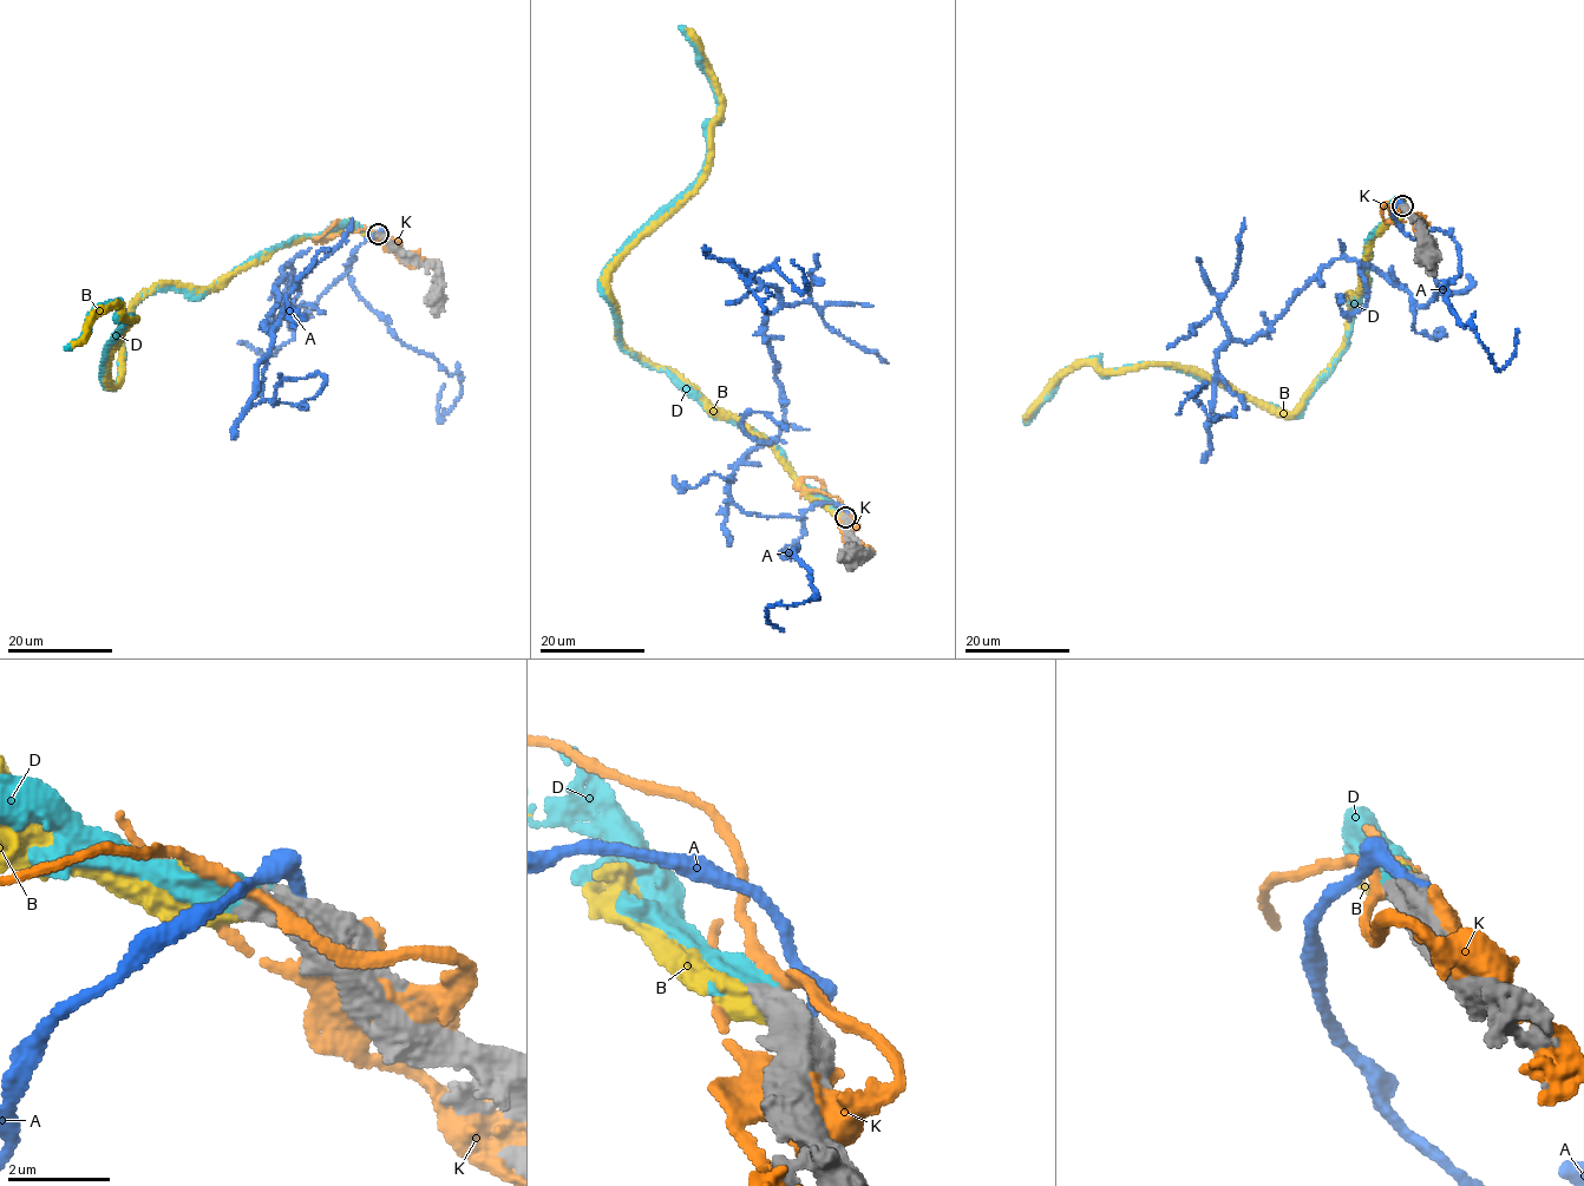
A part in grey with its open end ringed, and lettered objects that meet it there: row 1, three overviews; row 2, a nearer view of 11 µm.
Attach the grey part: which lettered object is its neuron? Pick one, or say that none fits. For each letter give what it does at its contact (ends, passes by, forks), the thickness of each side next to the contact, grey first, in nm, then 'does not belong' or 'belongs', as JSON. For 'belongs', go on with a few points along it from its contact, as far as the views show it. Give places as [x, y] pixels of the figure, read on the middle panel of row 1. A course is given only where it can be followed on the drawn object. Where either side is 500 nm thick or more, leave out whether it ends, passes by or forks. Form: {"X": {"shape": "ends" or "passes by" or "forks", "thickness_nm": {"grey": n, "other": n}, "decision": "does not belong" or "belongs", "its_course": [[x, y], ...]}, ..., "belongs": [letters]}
{"A": {"thickness_nm": {"grey": 550, "other": 300}, "decision": "does not belong"}, "B": {"thickness_nm": {"grey": 550, "other": 550}, "decision": "does not belong"}, "D": {"thickness_nm": {"grey": 500, "other": 440}, "decision": "belongs", "its_course": [[844, 517], [767, 440], [620, 343], [602, 273], [700, 174], [719, 118], [715, 86], [680, 26]]}, "K": {"thickness_nm": {"grey": 550, "other": 160}, "decision": "does not belong"}, "belongs": ["D"]}

